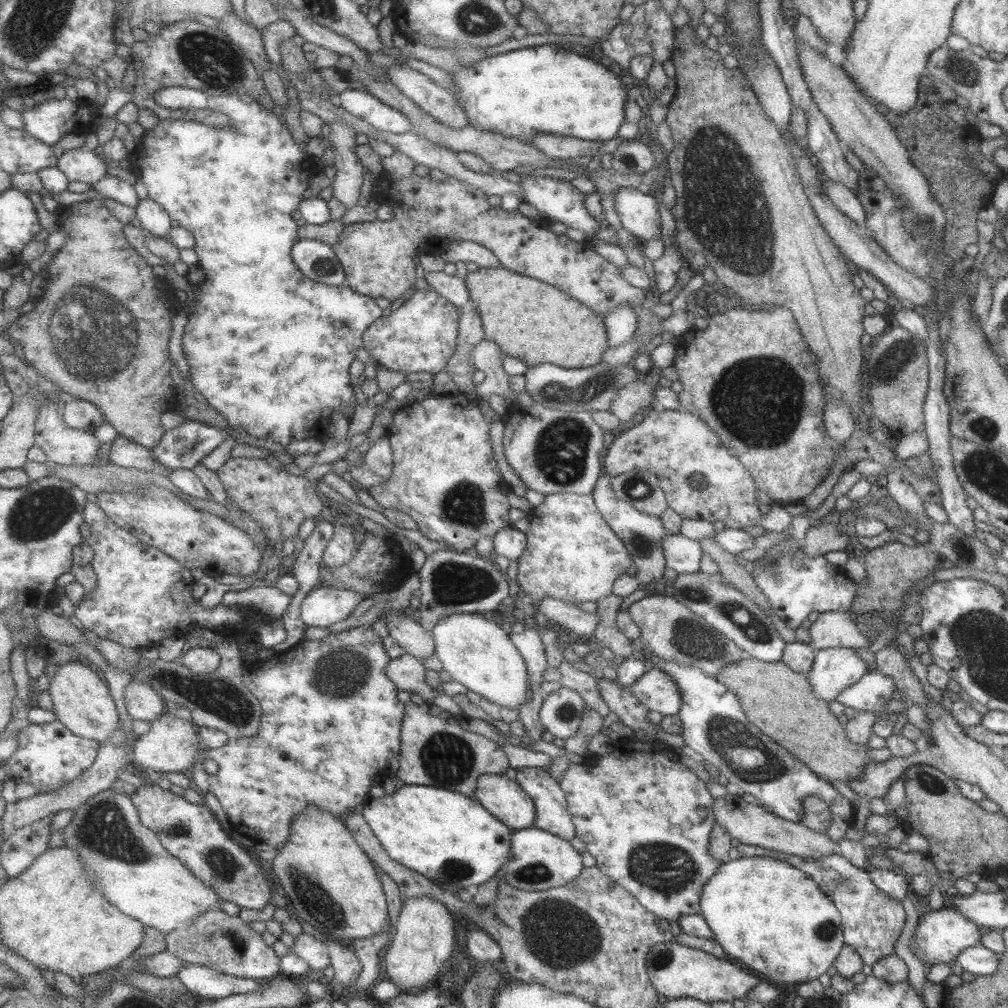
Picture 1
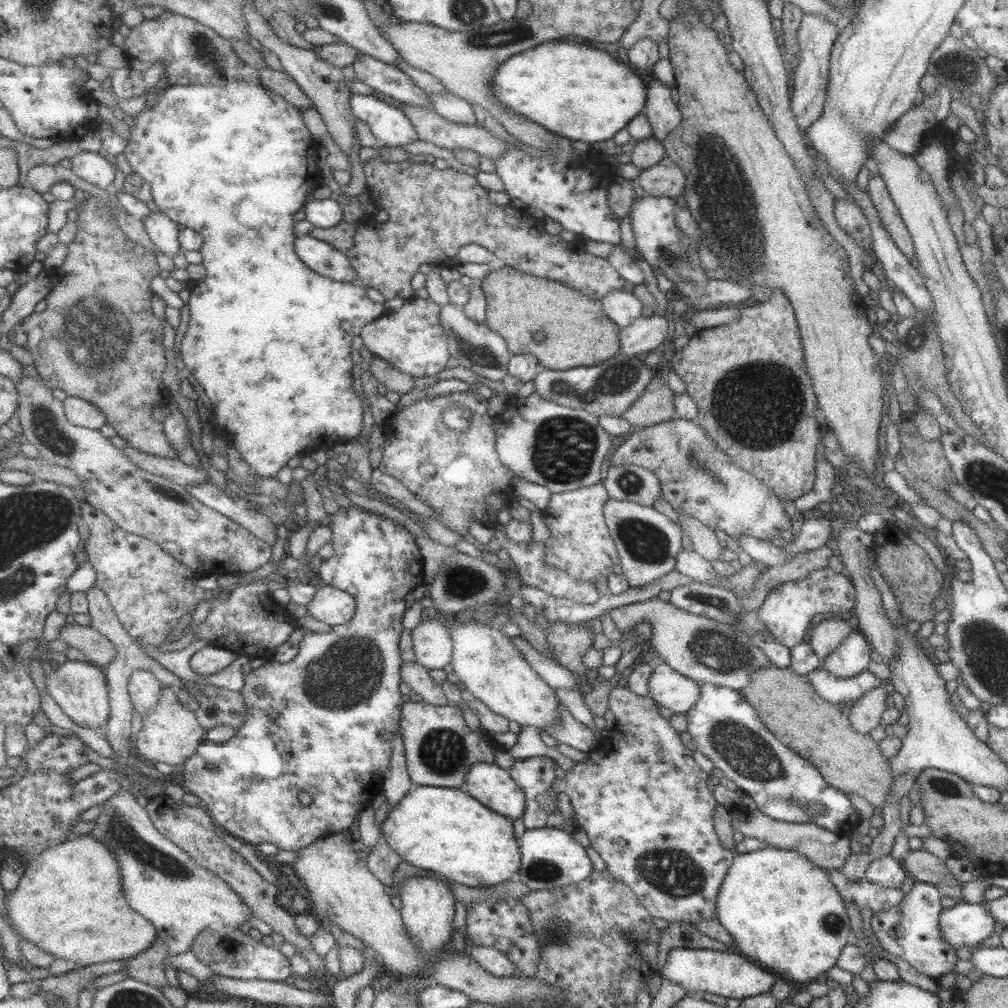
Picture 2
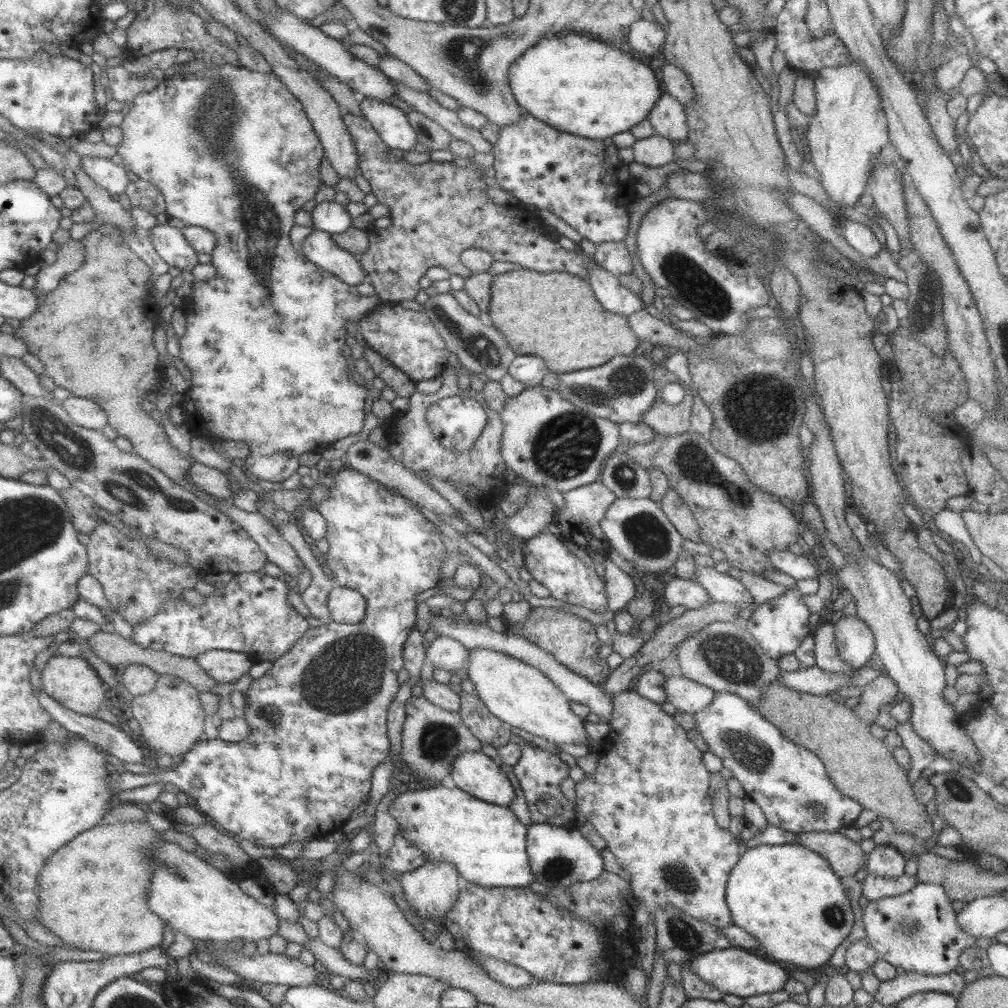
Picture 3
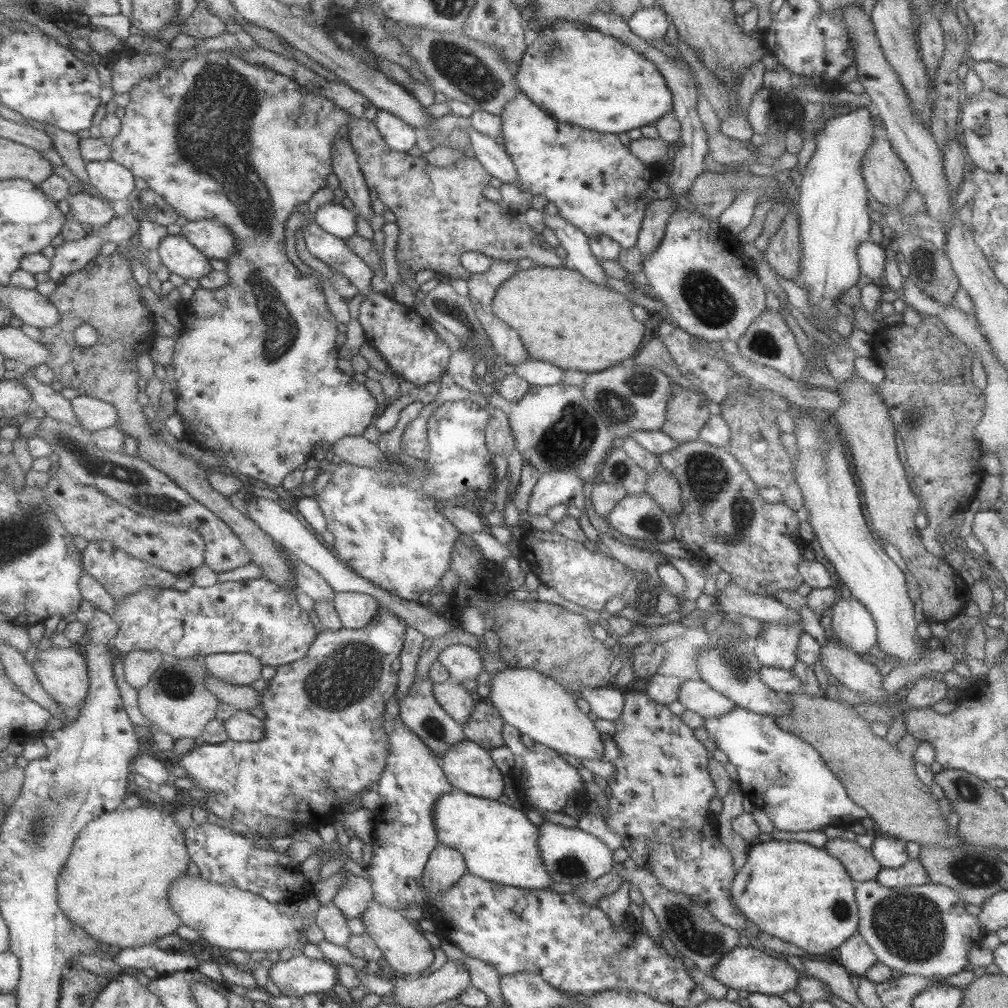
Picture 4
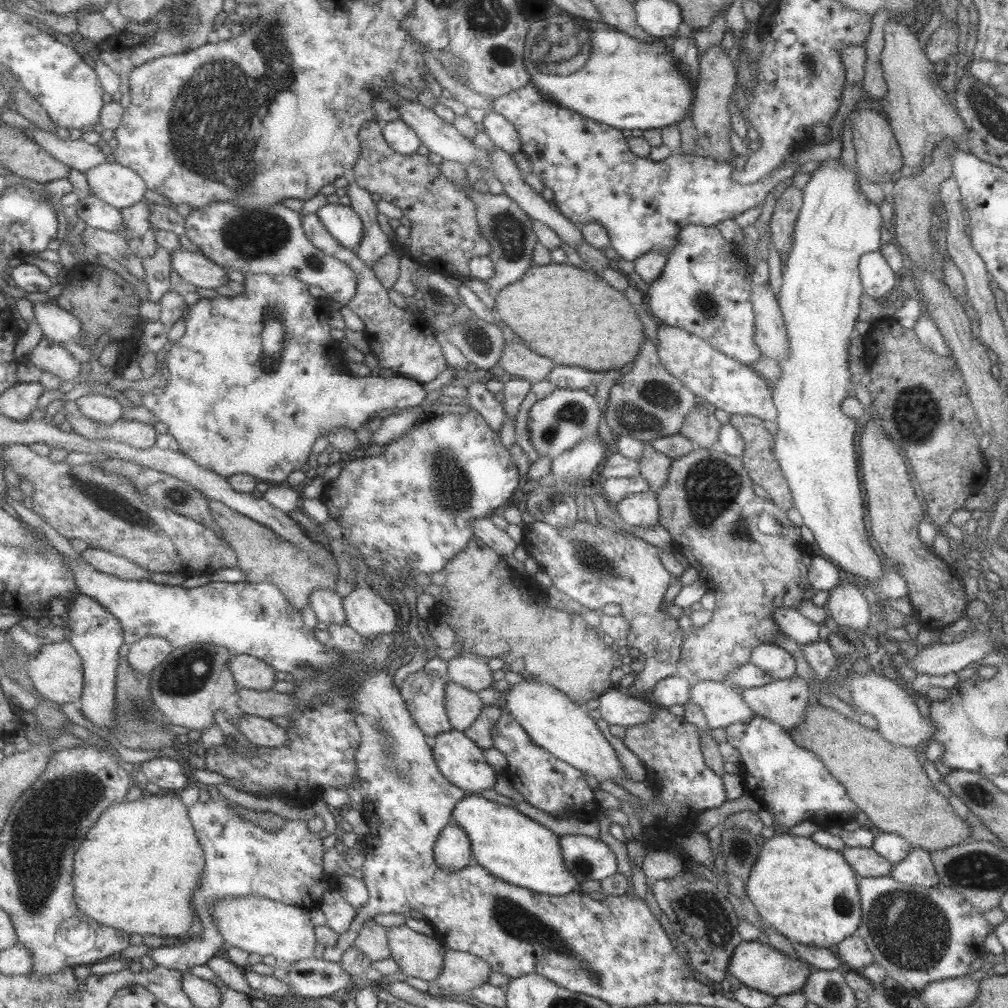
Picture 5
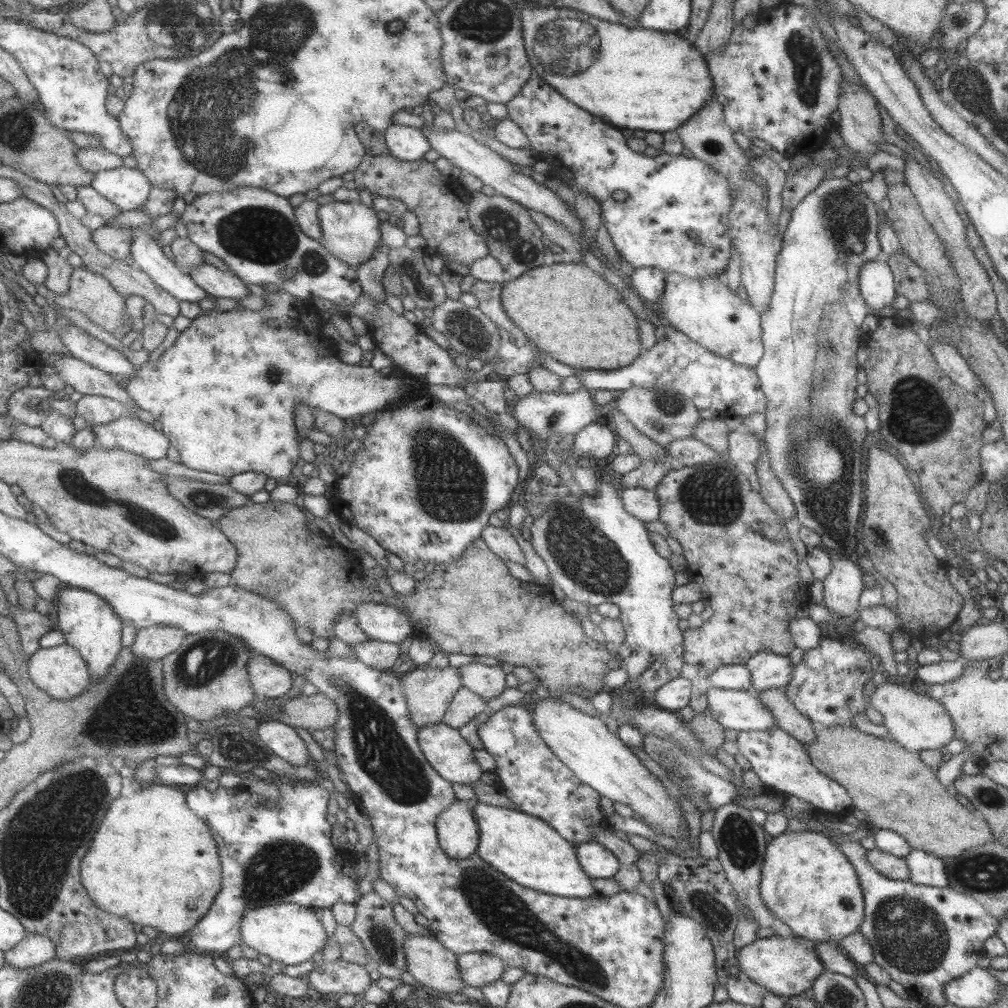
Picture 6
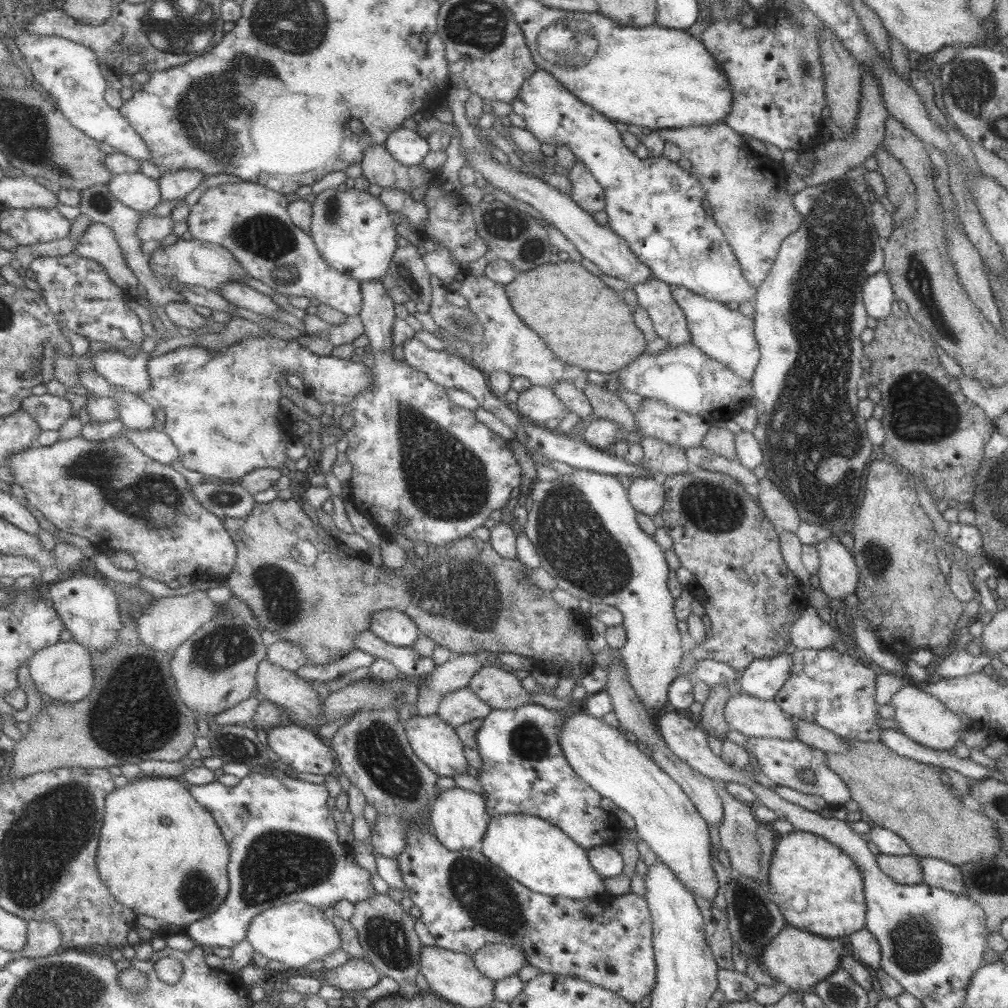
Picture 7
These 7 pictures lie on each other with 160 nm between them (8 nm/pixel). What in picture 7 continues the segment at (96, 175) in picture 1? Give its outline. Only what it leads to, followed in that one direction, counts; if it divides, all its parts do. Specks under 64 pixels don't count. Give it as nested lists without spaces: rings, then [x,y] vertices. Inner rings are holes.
[[[141,172],[117,174],[107,185],[123,204],[141,213],[149,212],[163,201],[160,182]]]

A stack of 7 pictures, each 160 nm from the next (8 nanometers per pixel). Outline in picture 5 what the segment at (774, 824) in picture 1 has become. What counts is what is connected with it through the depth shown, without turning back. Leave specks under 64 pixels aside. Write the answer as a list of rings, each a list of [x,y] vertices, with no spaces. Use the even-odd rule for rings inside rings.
[[[845,846],[840,854],[858,878],[861,876],[885,876],[893,866],[891,862],[877,855],[871,848],[849,848],[849,846]]]

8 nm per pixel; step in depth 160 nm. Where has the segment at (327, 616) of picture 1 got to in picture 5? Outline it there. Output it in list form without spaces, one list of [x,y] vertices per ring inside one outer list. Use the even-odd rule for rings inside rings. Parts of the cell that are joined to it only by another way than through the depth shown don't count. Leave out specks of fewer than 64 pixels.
[[[361,582],[344,598],[347,623],[362,637],[395,634],[400,627],[399,609],[387,604],[379,592]]]

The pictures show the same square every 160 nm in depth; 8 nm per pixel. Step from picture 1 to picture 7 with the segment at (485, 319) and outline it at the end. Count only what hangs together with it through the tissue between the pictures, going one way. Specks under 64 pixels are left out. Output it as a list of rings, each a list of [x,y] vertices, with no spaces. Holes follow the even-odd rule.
[[[573,261],[545,263],[519,271],[504,291],[518,319],[536,332],[547,348],[565,365],[578,371],[616,373],[641,354],[647,340],[631,320],[632,308],[622,295]]]

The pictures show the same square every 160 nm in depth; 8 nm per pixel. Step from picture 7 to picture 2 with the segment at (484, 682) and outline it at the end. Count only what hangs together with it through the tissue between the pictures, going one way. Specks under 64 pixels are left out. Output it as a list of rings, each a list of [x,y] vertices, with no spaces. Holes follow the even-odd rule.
[[[445,620],[421,621],[411,629],[414,661],[428,670],[442,669],[451,660],[451,639]]]

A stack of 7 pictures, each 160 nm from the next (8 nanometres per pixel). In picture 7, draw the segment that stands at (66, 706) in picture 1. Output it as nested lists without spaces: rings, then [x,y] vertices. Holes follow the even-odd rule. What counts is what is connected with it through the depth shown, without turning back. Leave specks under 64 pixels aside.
[[[76,641],[59,642],[32,656],[30,673],[36,687],[53,700],[65,703],[82,702],[93,690],[96,683],[96,671],[92,652]]]

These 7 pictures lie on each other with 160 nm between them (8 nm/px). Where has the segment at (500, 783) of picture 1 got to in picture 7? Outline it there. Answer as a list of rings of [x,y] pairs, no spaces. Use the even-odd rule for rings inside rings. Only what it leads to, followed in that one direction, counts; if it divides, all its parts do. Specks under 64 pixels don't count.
[[[411,715],[406,729],[413,752],[438,776],[453,777],[467,770],[465,746],[452,725],[437,715]]]

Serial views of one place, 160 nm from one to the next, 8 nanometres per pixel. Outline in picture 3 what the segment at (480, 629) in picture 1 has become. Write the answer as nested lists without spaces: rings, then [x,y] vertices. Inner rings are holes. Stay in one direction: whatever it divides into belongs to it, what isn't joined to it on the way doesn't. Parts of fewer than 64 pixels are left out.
[[[473,648],[467,654],[464,670],[476,690],[476,696],[487,708],[487,711],[498,720],[501,720],[501,722],[523,729],[529,734],[545,738],[553,744],[583,744],[587,746],[586,734],[582,727],[584,720],[581,720],[571,712],[569,700],[566,696],[536,668],[521,662],[518,658],[495,652],[495,650]]]

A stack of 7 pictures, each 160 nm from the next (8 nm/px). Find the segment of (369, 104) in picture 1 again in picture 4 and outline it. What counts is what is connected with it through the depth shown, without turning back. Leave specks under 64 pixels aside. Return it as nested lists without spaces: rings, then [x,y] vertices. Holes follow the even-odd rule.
[[[378,109],[376,119],[373,120],[379,128],[389,147],[397,152],[407,152],[415,145],[415,130],[407,121],[401,120],[391,112]]]

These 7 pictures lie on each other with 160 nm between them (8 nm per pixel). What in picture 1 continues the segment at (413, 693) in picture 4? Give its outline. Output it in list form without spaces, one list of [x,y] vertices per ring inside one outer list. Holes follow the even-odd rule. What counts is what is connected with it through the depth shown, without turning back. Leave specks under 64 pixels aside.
[[[407,702],[402,728],[399,769],[396,775],[407,785],[429,785],[449,789],[472,798],[477,778],[482,774],[510,774],[510,764],[502,747],[489,738],[459,726],[459,718],[433,703]]]

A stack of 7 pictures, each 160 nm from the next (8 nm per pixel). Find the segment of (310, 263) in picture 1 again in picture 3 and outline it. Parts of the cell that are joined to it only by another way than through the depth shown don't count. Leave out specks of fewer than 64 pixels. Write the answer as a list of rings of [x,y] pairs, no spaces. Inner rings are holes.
[[[314,229],[303,242],[302,252],[311,262],[347,284],[357,286],[362,282],[371,282],[371,277],[365,272],[359,257],[337,245],[336,238],[329,232]]]

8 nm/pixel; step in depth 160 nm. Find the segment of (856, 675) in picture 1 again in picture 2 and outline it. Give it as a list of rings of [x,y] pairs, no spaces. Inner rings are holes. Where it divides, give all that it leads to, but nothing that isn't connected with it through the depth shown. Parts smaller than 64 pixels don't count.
[[[854,623],[849,636],[822,660],[819,668],[839,678],[851,678],[866,670],[867,662],[873,658],[872,648]]]

